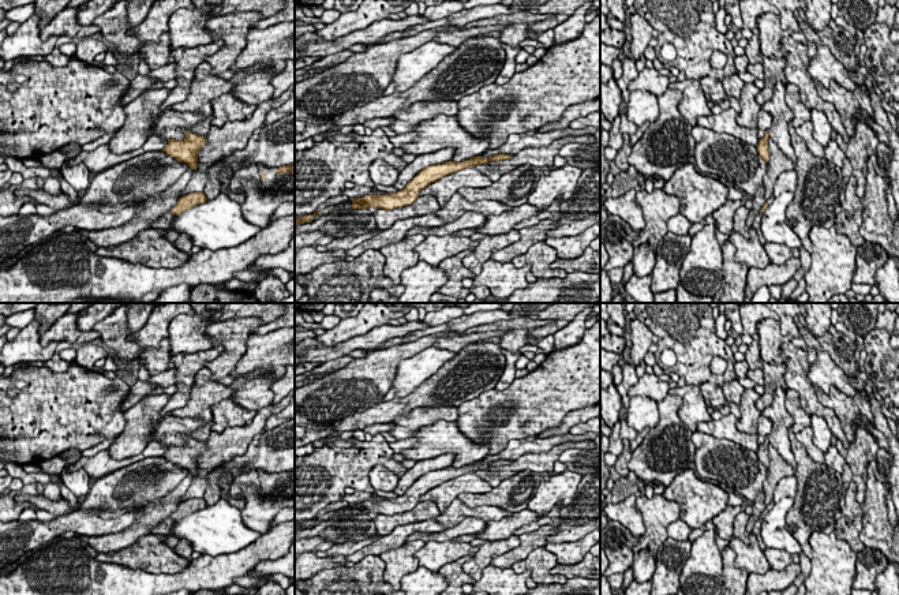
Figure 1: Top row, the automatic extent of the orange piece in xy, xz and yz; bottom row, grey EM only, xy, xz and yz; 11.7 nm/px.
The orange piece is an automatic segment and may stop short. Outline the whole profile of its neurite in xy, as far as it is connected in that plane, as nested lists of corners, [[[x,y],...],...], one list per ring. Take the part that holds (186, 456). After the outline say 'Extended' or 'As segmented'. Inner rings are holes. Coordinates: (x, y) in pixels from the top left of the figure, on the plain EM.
[[[187,437],[183,446],[168,445],[168,450],[161,457],[186,468],[191,475],[196,475],[198,457],[205,449],[206,445],[203,442]]]. As segmented

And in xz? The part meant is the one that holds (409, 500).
[[[497,460],[488,464],[473,463],[471,465],[465,465],[461,468],[446,467],[443,469],[435,469],[422,475],[408,490],[405,494],[398,495],[394,499],[383,499],[383,501],[364,501],[362,504],[352,505],[352,514],[385,514],[393,516],[396,513],[402,513],[412,510],[419,504],[419,497],[430,491],[431,489],[439,486],[441,483],[450,480],[453,478],[461,476],[464,474],[473,474],[476,471],[486,469],[488,467],[501,467],[509,465],[513,461],[510,460]]]. As segmented

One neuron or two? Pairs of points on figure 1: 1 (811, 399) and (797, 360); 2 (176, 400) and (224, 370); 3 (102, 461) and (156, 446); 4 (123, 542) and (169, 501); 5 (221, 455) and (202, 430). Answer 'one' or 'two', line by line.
1: one
2: two
3: one
4: one
5: two

